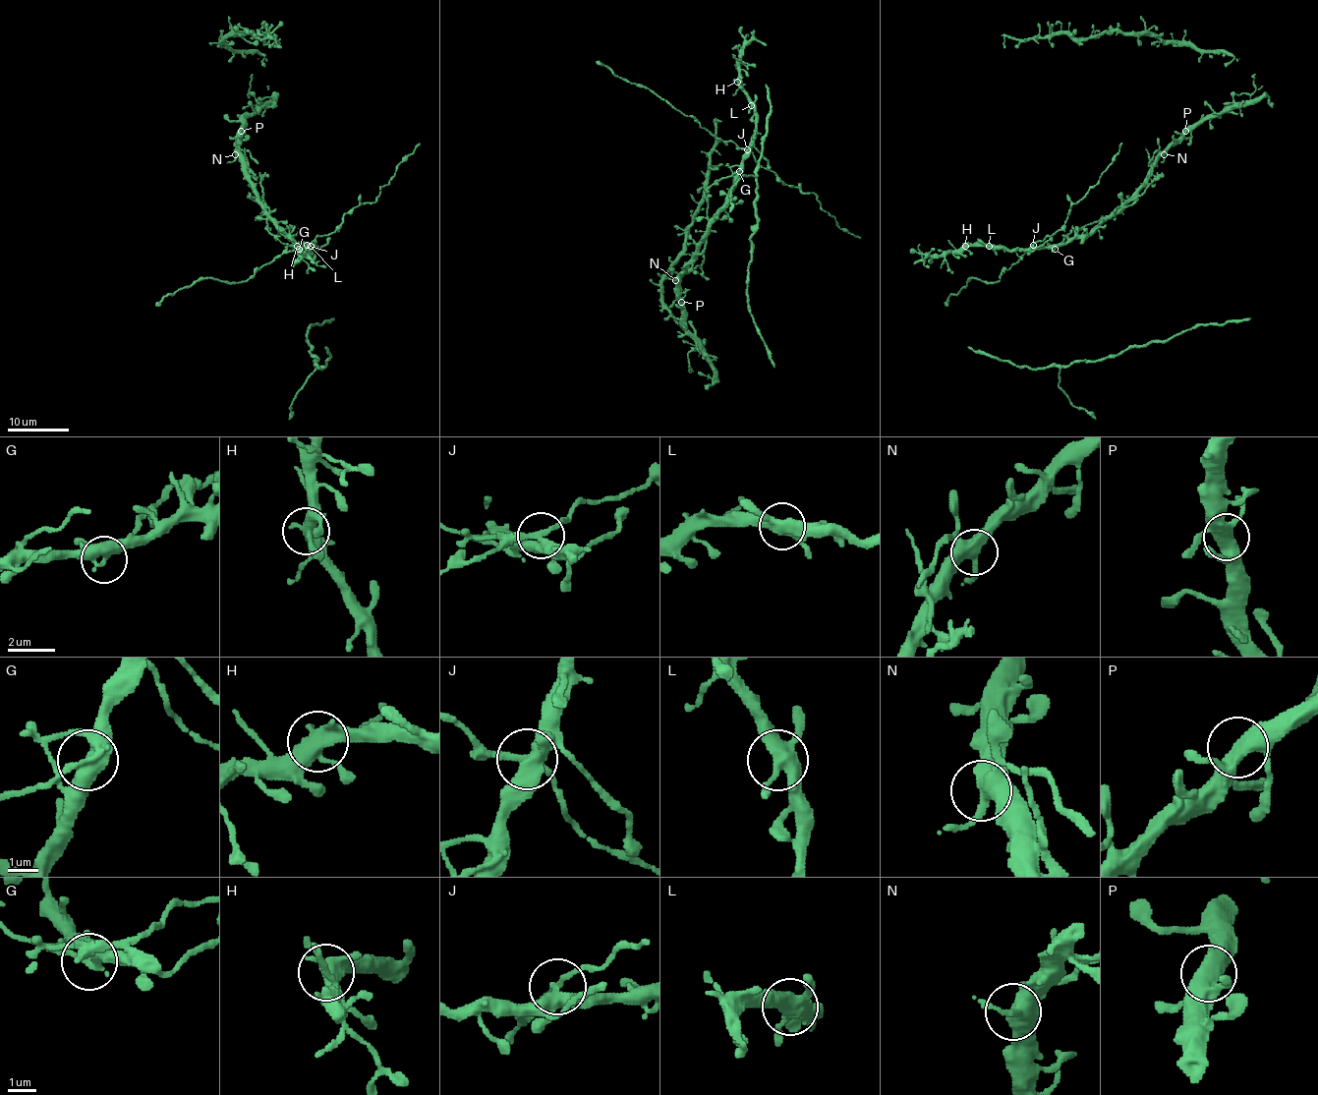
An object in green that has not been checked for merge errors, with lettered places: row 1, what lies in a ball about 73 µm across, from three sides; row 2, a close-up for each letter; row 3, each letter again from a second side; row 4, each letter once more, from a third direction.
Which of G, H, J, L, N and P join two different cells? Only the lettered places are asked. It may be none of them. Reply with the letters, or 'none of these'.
G, J

